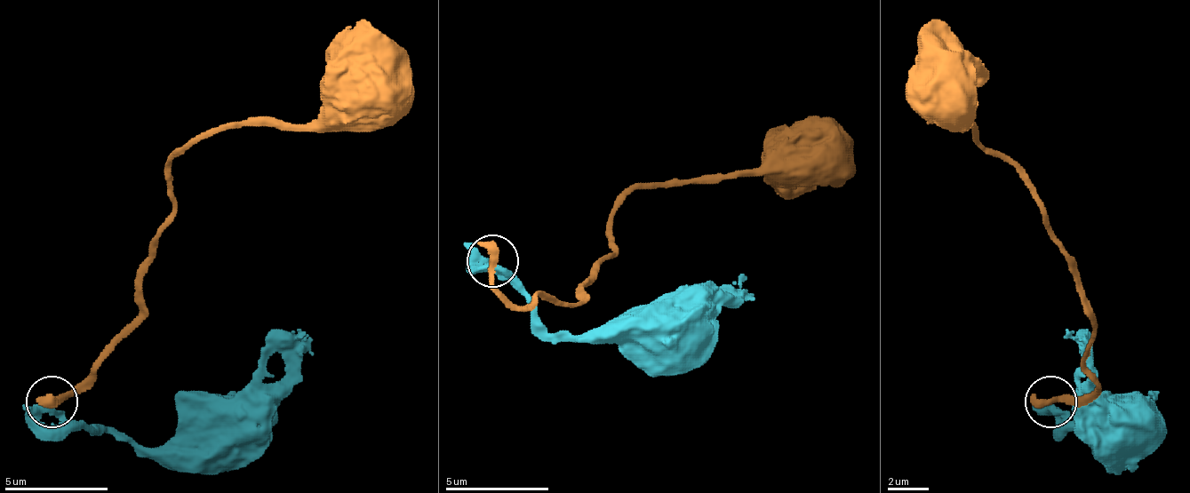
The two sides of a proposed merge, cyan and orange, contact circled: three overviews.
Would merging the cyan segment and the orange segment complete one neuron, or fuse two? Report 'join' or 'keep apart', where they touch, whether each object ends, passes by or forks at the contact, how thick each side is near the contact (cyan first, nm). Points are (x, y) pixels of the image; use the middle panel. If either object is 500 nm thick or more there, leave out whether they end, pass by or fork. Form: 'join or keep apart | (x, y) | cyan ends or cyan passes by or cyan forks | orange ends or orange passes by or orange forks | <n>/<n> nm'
keep apart | (492, 261) | cyan ends | orange ends | 400/480 nm

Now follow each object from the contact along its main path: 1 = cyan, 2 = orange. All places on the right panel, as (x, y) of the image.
1: (1050, 405), (1075, 421), (1122, 432), (1122, 447), (1106, 426), (1116, 426)
2: (1050, 401), (1096, 385), (1085, 359), (1096, 318), (1044, 204), (971, 126), (936, 111), (946, 85)

